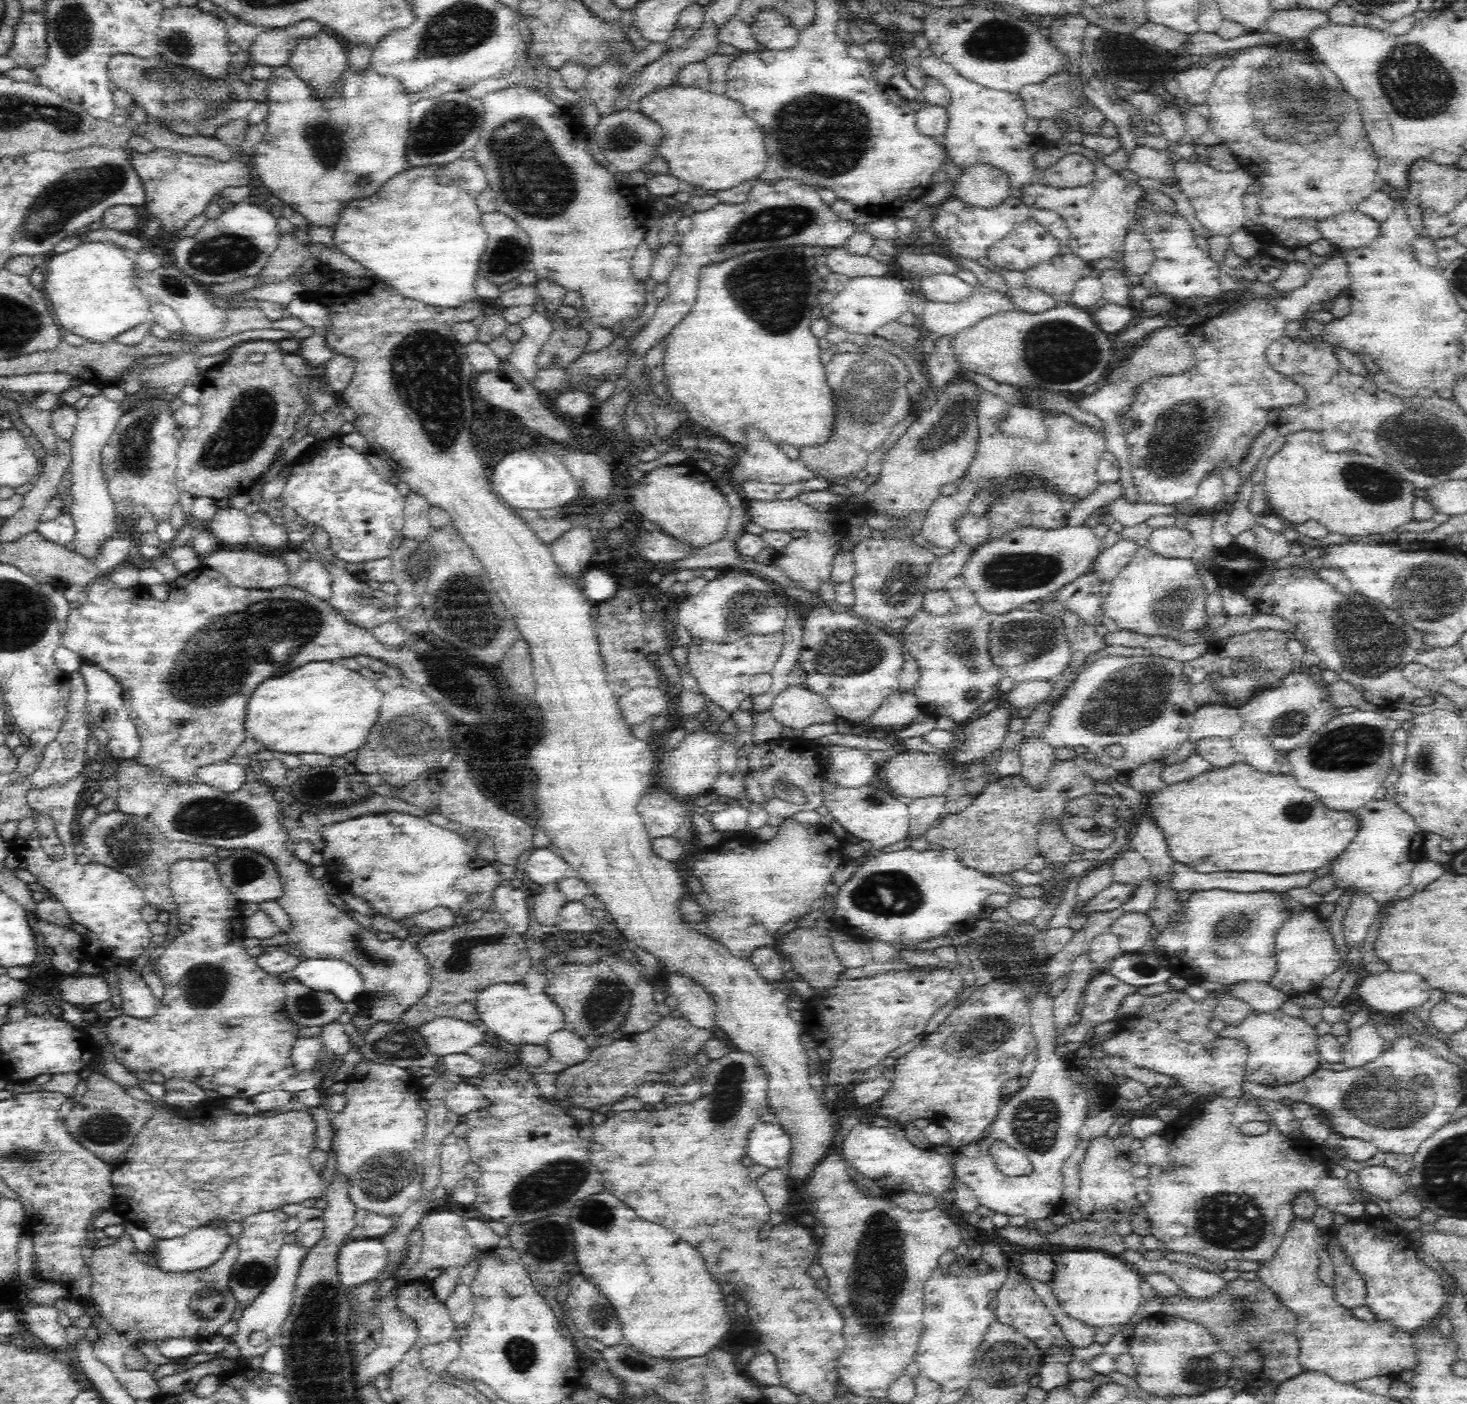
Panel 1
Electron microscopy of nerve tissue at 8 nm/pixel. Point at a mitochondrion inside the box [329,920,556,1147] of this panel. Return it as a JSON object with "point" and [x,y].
{"point":[404,1044]}

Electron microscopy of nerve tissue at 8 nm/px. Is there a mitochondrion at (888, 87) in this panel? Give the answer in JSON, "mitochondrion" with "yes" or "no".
{"mitochondrion":"no"}

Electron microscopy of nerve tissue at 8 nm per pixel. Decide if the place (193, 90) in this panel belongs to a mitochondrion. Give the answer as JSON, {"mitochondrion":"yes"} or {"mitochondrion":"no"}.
{"mitochondrion":"yes"}

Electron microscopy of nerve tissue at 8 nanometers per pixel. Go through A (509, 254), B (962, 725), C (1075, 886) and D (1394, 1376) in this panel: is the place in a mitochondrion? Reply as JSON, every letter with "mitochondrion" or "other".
{"A":"mitochondrion","B":"other","C":"other","D":"other"}

